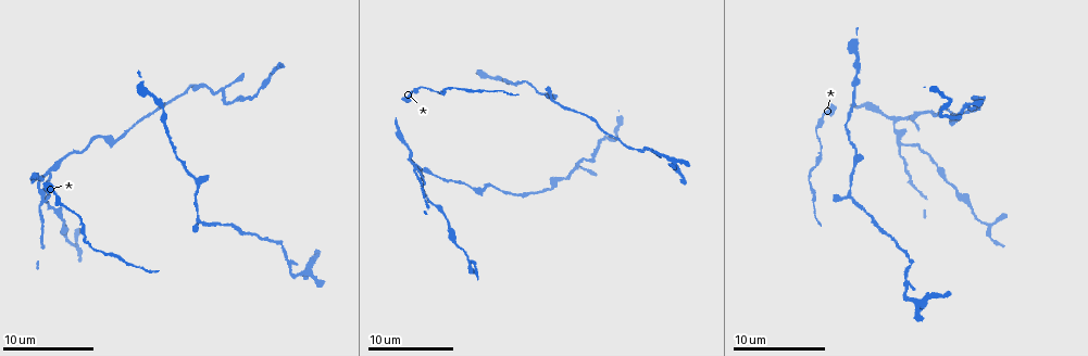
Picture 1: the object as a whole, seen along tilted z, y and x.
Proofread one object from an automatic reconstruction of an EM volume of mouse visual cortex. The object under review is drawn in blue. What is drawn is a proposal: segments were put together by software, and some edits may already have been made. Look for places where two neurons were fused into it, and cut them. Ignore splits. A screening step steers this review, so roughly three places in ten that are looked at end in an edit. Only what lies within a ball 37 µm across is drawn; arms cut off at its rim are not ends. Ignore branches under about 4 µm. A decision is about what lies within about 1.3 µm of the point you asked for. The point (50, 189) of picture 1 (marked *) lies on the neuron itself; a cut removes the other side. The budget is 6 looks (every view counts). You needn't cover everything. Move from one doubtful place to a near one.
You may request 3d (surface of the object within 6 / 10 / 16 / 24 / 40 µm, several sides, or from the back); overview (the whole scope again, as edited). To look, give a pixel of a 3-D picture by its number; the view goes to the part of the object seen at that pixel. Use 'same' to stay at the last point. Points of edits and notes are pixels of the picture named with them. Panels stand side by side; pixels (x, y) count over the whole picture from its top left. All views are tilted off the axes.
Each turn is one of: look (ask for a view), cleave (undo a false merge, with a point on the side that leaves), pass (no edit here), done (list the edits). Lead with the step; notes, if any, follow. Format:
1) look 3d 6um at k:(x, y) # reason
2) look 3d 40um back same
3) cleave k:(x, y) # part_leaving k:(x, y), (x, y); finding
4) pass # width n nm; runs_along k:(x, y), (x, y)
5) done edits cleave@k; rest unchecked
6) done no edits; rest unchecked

look 3d 10um at 1:(849, 196) # small branch off a trunk

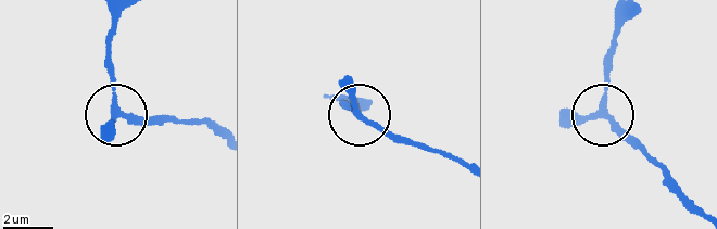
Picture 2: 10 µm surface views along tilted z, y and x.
pass # side_arm 21 um; one neuron here

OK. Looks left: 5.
look 3d 6um at 1:(509, 81) # thick turns thin

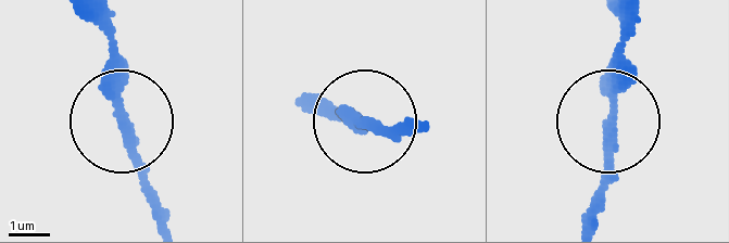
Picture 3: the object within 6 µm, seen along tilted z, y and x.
pass # width 230 nm; continuous, no second neuron

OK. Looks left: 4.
look 3d 16um at 1:(206, 85) # thick turns thin

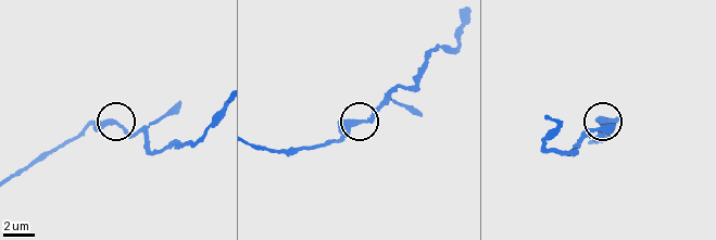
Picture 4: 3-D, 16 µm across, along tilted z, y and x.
look 3d 6um at 4:(116, 123)

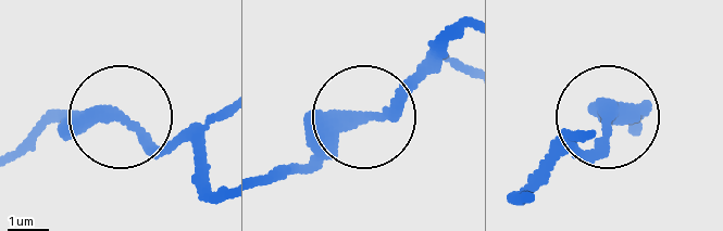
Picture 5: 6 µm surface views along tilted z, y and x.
pass # one neuron here

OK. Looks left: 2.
done no edits; rest unchecked

